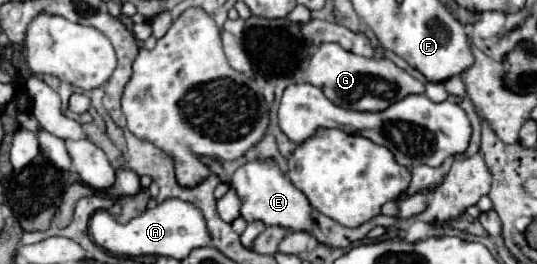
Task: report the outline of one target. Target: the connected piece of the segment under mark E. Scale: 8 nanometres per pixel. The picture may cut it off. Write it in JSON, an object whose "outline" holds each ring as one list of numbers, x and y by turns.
{"outline":[[251,159,239,165,231,179,237,195,241,197,241,217,245,221,263,221,265,225,281,225,293,231,309,231,313,211,309,199,285,177,275,159]]}

